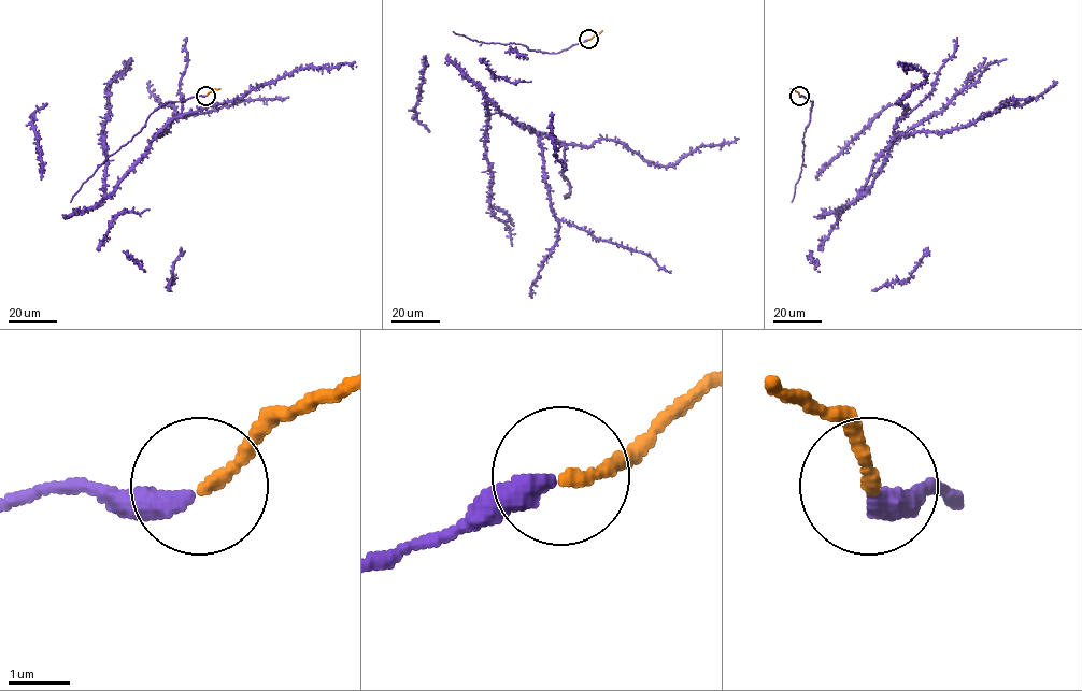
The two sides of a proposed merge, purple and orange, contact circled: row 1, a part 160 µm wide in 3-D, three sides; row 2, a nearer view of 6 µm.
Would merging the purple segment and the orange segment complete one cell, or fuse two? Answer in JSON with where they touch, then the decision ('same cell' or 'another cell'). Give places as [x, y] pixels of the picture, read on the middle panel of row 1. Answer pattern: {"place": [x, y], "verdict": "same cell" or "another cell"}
{"place": [588, 39], "verdict": "same cell"}

